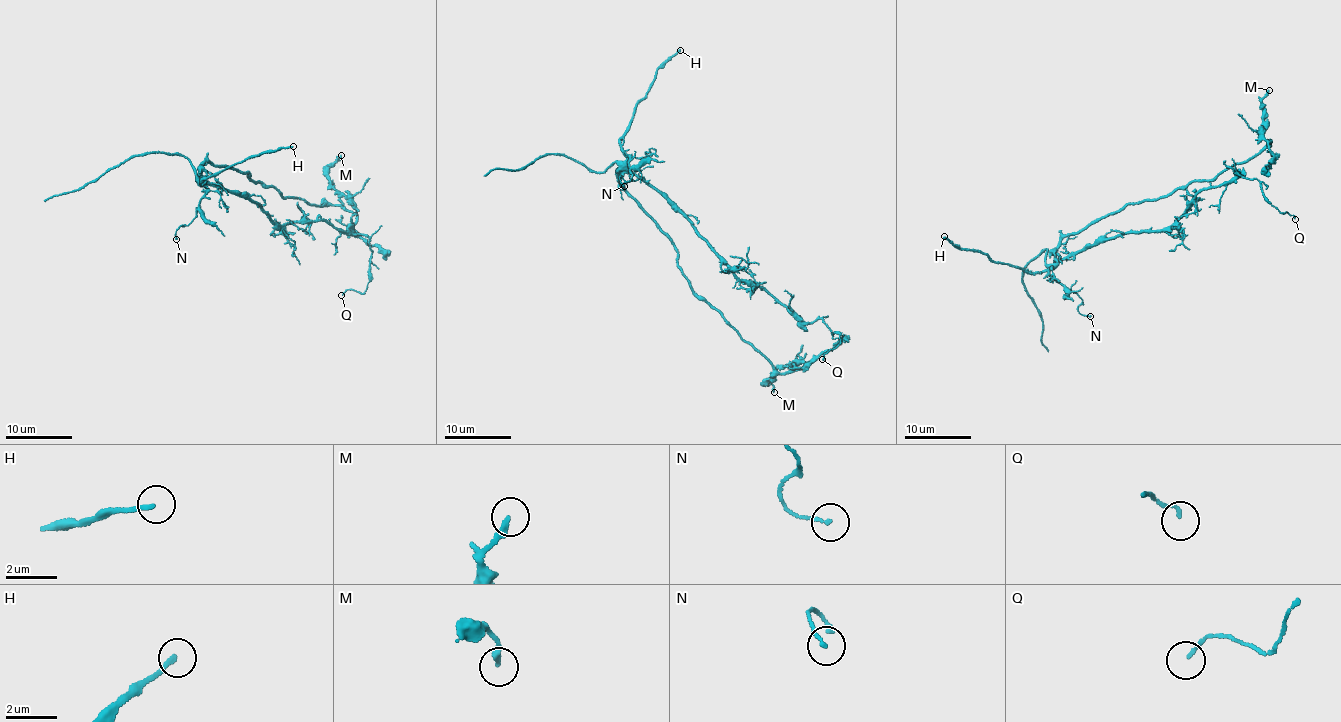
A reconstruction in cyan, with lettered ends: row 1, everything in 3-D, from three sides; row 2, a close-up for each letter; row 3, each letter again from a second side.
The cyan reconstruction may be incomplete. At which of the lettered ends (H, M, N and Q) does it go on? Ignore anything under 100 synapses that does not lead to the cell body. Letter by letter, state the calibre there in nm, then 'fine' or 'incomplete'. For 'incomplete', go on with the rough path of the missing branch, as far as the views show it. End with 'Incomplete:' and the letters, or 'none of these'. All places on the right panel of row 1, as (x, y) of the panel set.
H: calibre 150 nm; fine
M: calibre 200 nm; fine
N: calibre 130 nm; fine
Q: calibre 110 nm; fine
Incomplete: none of these

